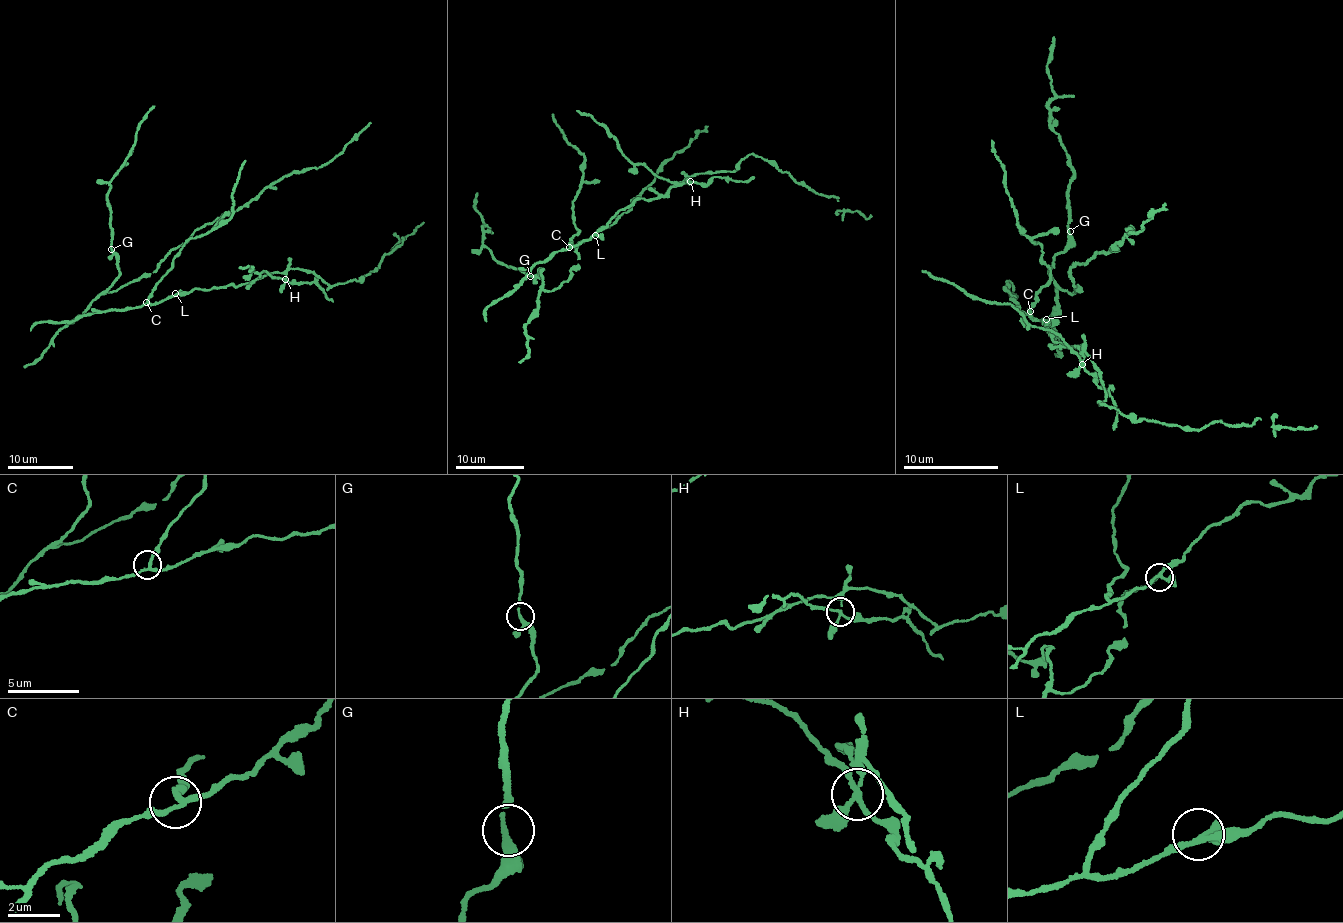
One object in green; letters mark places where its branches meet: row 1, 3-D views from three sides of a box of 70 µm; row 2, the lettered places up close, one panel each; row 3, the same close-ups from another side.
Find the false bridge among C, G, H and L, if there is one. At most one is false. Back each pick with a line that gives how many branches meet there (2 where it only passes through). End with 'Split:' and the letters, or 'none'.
H: branches 4
Split: H

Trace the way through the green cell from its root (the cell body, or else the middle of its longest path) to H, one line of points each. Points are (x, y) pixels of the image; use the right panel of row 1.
H: (1035, 320), (1049, 322), (1043, 328), (1055, 341), (1070, 349), (1079, 349), (1077, 346), (1075, 351), (1083, 363)

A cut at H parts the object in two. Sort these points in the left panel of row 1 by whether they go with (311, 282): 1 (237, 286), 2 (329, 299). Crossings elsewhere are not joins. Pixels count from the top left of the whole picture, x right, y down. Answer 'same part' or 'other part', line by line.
1: other part
2: same part

